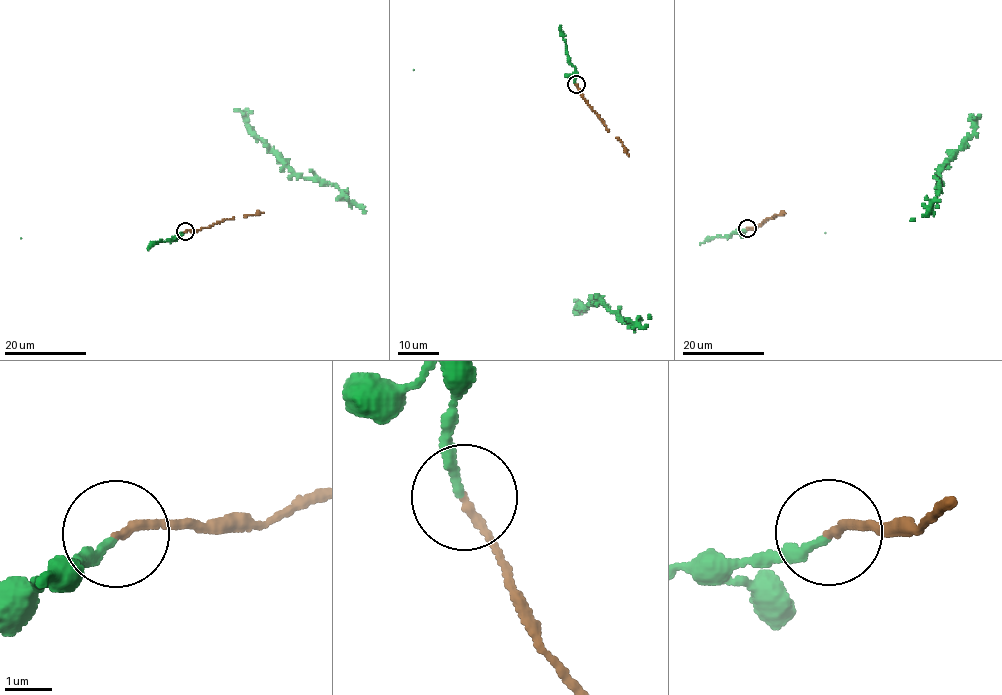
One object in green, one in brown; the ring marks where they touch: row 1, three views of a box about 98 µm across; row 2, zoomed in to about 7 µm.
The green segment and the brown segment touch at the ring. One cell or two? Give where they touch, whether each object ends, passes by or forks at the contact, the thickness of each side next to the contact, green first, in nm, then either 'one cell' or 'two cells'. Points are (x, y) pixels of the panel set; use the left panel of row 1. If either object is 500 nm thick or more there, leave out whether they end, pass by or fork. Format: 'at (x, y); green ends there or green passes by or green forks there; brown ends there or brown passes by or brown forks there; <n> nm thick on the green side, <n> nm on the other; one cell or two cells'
at (185, 231); green ends there; brown ends there; 170 nm thick on the green side, 150 nm on the other; one cell

